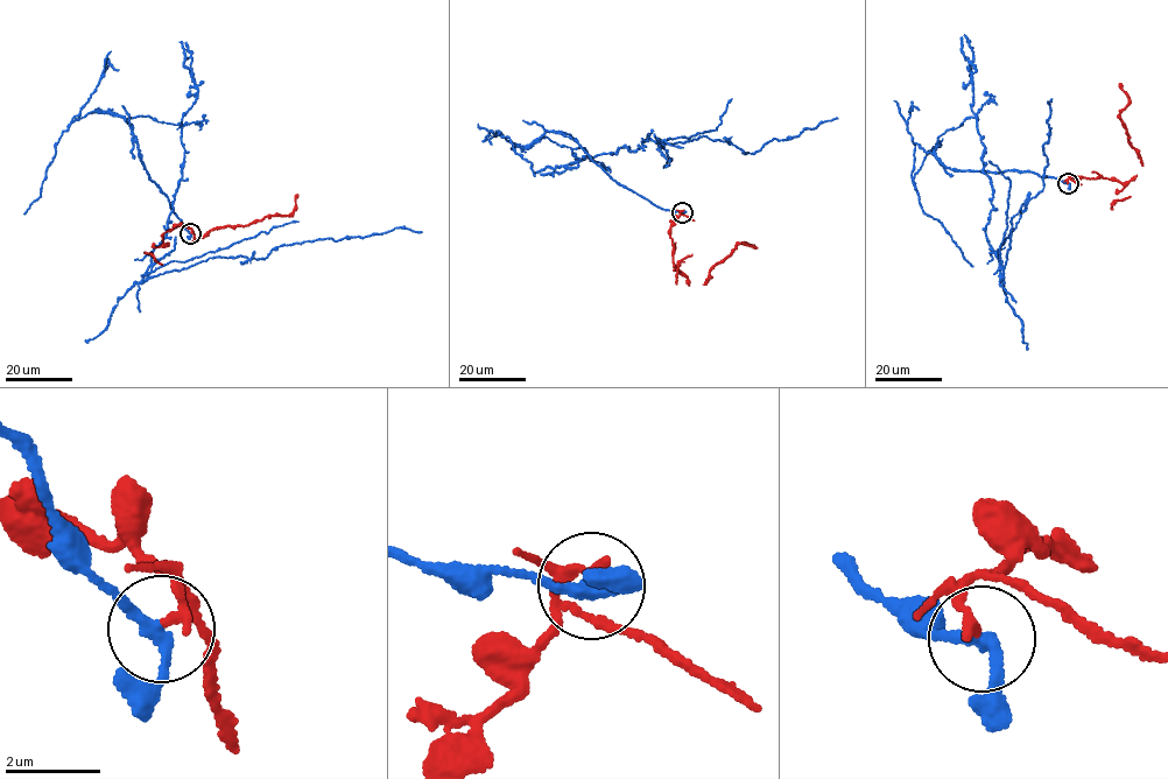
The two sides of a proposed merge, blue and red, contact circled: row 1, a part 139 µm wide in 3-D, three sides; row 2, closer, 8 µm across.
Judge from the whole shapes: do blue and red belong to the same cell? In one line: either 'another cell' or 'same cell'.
another cell

